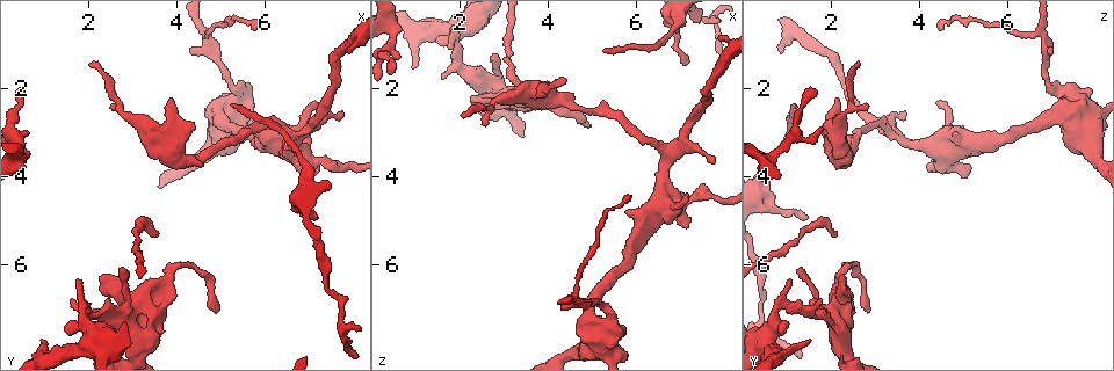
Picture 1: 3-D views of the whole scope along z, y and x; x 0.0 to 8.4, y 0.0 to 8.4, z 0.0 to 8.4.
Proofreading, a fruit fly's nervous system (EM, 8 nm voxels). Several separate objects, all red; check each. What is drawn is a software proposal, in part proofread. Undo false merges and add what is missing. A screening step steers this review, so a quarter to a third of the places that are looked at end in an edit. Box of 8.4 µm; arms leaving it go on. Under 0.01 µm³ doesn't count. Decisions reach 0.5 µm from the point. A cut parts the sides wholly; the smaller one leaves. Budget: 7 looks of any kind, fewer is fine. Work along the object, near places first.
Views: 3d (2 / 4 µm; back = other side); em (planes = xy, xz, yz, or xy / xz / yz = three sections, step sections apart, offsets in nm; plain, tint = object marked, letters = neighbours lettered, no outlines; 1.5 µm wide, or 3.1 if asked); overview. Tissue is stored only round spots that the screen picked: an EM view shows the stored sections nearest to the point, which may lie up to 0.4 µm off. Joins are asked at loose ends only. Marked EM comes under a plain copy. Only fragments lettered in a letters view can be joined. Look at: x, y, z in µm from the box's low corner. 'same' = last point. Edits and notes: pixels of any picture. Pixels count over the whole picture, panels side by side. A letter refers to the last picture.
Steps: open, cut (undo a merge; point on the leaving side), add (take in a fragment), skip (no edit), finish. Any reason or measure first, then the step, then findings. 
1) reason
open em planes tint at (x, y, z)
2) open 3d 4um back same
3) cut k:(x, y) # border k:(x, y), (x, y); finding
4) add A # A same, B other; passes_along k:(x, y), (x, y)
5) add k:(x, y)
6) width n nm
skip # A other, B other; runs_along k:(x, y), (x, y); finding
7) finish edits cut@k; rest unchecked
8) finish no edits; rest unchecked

end of a long branch
open em xz step 8 tint at (5.90, 0.55, 4.40)

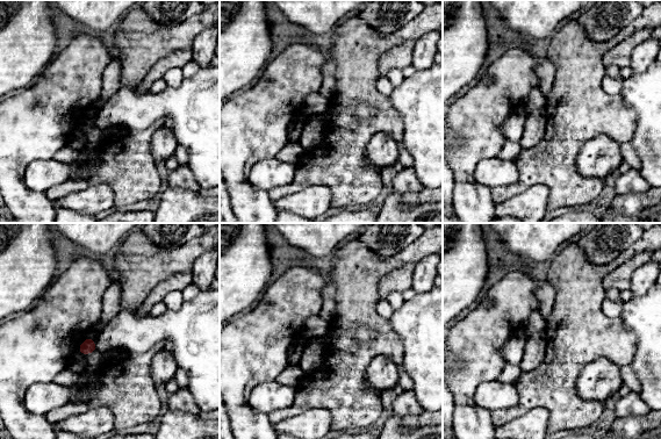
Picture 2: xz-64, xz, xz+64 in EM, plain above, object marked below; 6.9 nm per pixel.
open em planes letters same

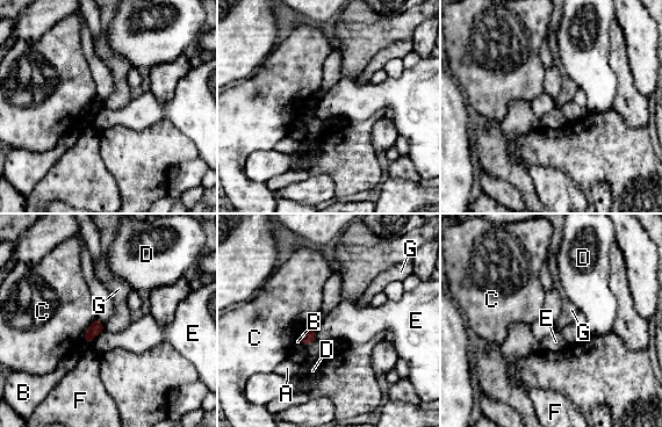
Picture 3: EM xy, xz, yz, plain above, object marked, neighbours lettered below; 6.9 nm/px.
skip # A other, B other, C other, D other, E other, F other, G other; none of them fits

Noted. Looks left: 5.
tapers out
open 3d 4um at (7.05, 4.90, 1.40)

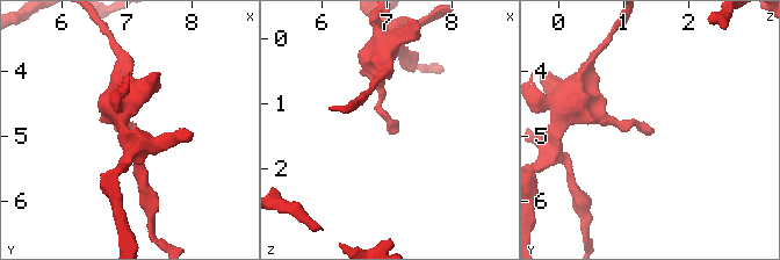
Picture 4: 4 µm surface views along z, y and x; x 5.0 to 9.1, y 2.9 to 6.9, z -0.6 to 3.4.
open em xz step 8 tint at (7.10, 4.95, 1.50)

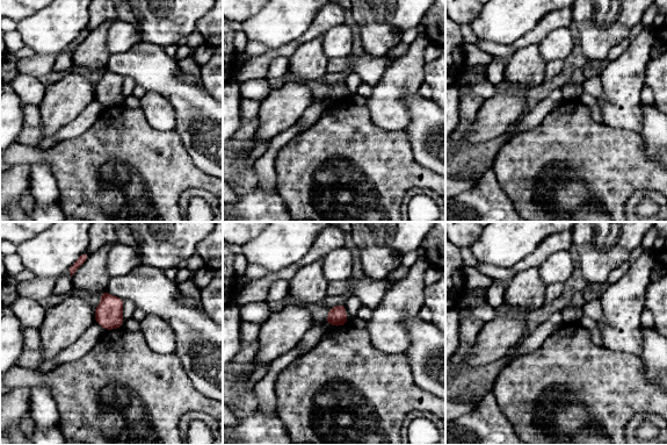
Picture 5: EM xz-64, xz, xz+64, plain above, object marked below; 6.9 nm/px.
see the neighbours
open em xz step 8 letters same

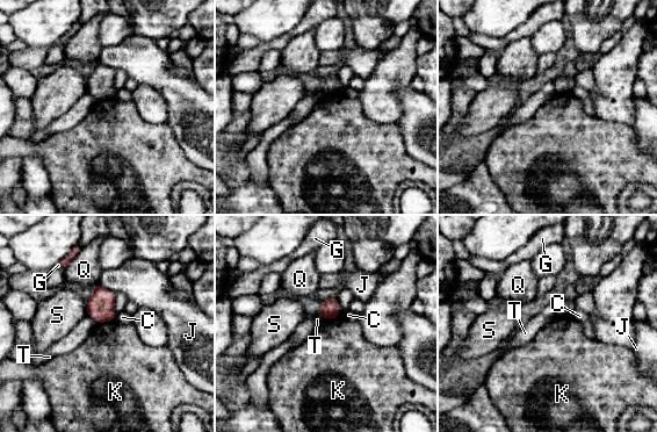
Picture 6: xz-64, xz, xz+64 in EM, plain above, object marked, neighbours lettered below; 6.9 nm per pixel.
width 130 nm
skip # C other, G other, J other, K other, Q other, S other, T other; no lettered fragment goes on from it

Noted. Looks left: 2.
open em planes tint at (1.85, 6.90, 0.80)

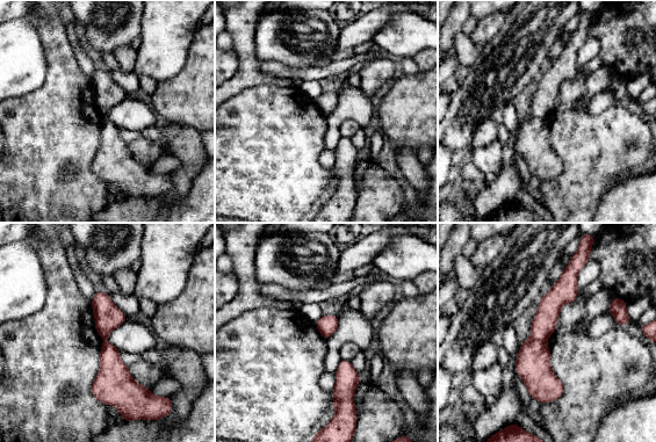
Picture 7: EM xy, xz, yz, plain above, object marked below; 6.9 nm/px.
see the neighbours
open em planes letters same

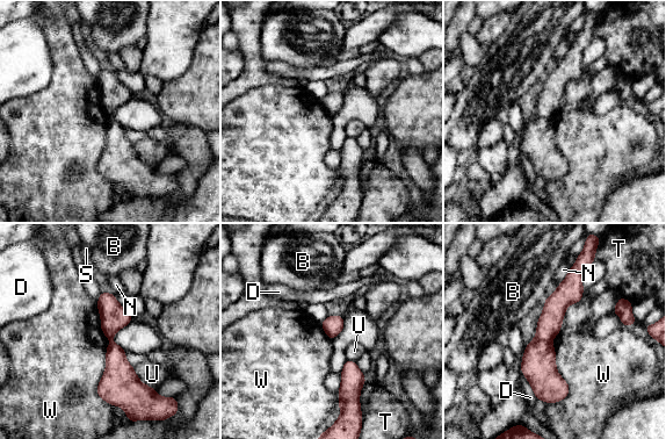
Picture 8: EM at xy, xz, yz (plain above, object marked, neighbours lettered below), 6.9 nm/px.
cut 8:(538, 364) # B other, D other, N other, S other, T other, U other, W other; two cells meet here

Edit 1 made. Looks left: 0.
finish edits cut@8; rest unchecked

